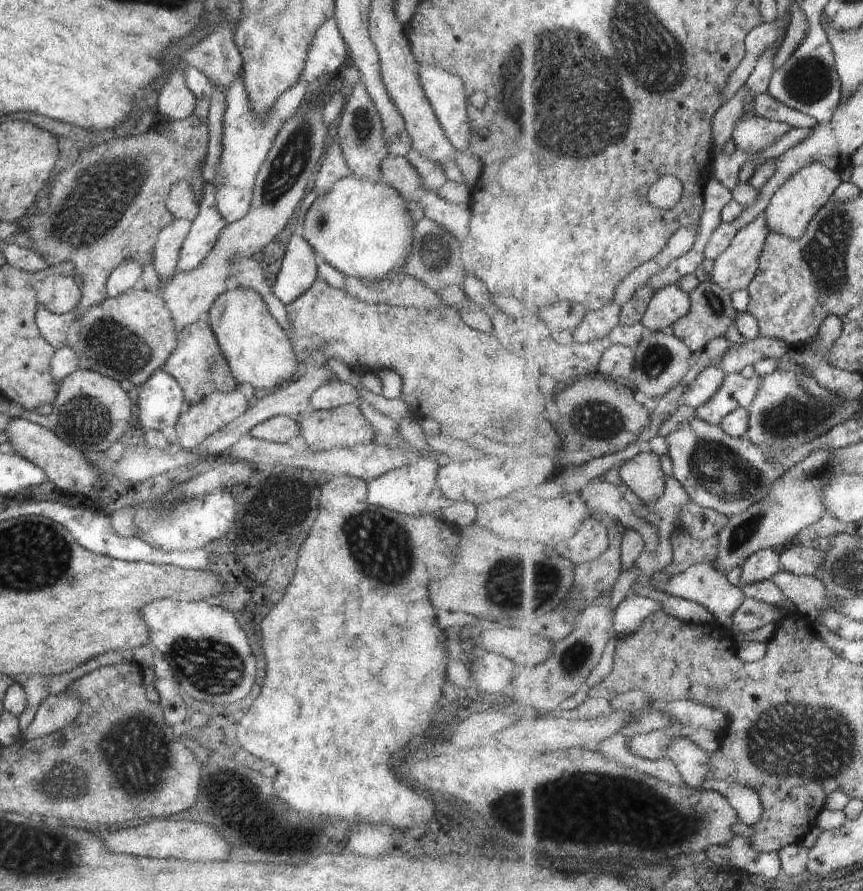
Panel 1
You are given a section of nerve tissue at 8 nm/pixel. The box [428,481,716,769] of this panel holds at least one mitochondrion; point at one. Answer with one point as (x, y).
(509, 581)

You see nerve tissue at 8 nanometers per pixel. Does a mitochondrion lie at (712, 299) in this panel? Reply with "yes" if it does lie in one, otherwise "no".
yes

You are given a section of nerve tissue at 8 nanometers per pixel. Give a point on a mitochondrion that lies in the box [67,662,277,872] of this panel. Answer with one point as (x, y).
(129, 749)

